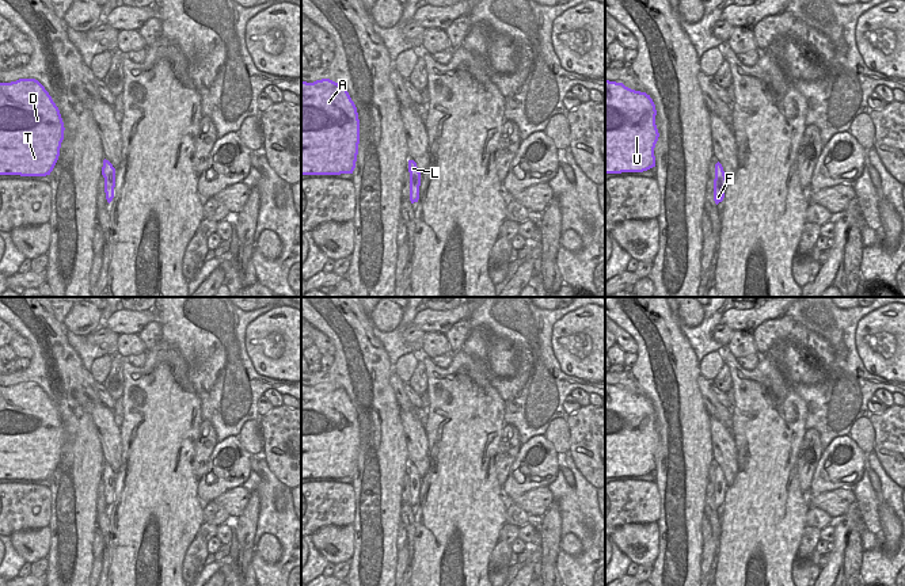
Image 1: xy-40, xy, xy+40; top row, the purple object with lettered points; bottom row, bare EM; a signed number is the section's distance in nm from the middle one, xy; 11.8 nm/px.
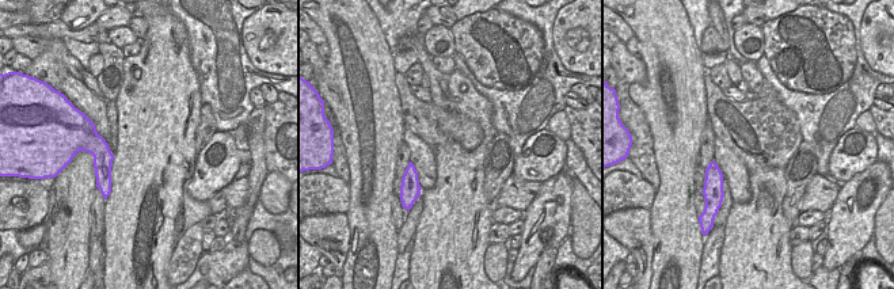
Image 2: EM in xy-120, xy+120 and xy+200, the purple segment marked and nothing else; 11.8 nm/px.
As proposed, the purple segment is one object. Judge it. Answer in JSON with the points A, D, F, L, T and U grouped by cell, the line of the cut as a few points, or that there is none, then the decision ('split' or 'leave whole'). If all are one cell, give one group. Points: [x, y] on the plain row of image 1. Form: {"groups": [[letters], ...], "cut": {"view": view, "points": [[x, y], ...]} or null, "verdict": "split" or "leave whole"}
{"groups": [["A", "D", "F", "L", "T", "U"]], "cut": null, "verdict": "leave whole"}

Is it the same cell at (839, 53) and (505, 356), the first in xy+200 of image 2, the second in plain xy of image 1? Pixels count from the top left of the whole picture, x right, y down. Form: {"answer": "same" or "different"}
{"answer": "same"}

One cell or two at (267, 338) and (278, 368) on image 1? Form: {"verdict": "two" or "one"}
{"verdict": "one"}

